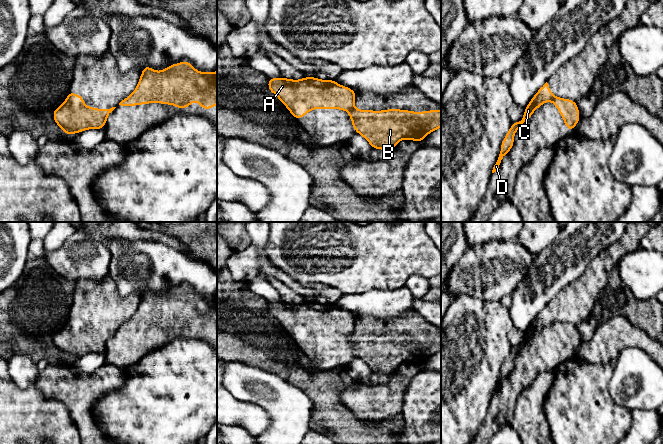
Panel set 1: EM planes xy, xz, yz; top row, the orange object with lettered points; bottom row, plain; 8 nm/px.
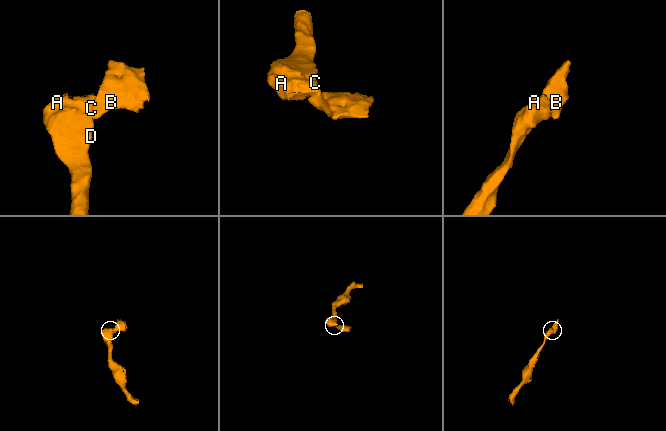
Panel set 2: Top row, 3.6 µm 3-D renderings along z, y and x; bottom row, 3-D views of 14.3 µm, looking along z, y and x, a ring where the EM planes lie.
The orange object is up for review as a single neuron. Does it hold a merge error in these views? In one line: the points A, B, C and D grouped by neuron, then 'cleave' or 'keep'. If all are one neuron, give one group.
A C D / B; cleave

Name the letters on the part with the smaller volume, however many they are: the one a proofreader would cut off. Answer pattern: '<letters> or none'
B

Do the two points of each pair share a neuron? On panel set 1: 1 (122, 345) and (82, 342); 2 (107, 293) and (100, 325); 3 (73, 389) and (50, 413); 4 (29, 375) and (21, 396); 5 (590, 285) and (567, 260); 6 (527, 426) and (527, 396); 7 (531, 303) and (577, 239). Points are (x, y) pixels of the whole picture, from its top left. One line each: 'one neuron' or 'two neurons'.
1: two neurons
2: one neuron
3: two neurons
4: two neurons
5: two neurons
6: one neuron
7: one neuron

